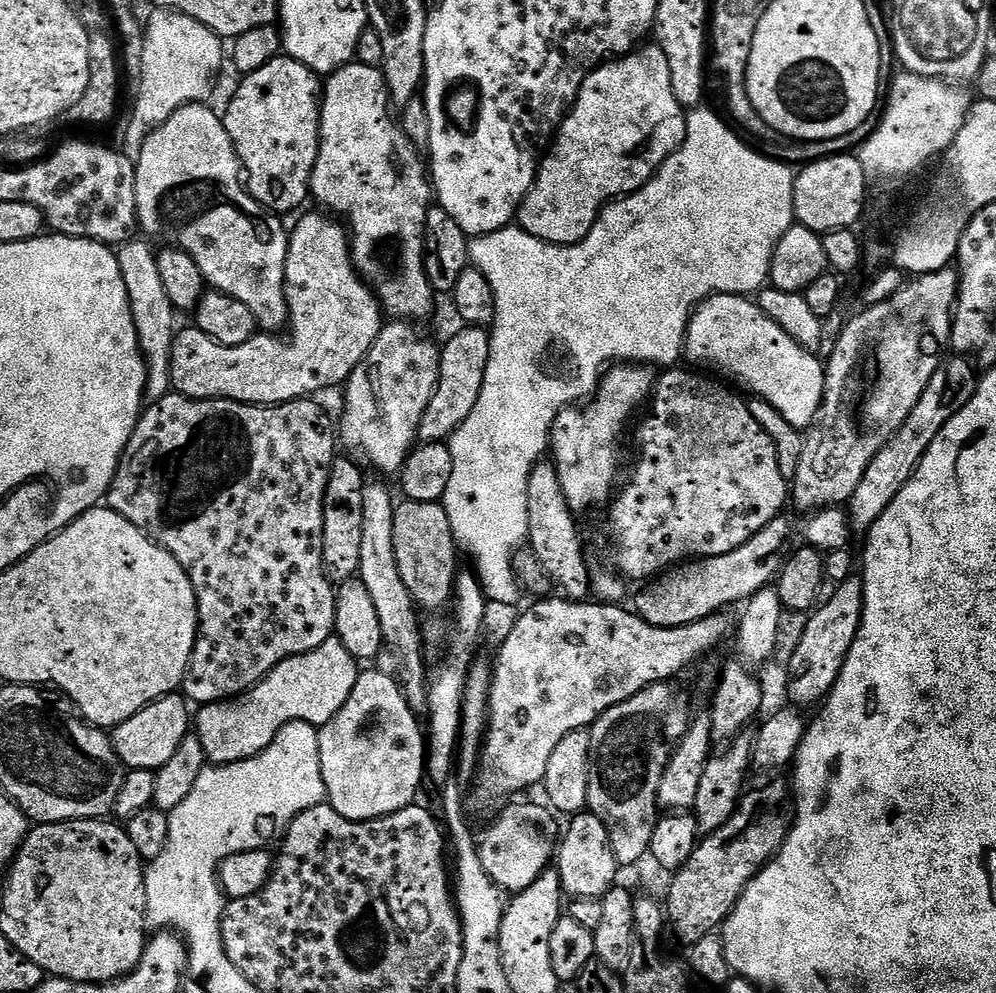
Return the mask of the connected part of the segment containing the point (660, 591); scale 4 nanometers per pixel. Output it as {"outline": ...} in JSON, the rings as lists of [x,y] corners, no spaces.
{"outline":[[[784,518],[771,520],[758,534],[730,554],[705,556],[681,562],[647,581],[630,603],[631,611],[656,628],[681,628],[695,620],[724,610],[727,604],[739,605],[775,577],[781,563],[776,557],[788,540],[788,524]]]}

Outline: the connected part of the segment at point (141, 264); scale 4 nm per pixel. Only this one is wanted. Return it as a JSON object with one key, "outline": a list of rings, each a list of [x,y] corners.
{"outline":[[[132,238],[119,245],[116,262],[128,295],[128,306],[136,331],[137,346],[140,355],[146,361],[147,376],[143,385],[143,395],[149,401],[153,401],[169,395],[172,388],[172,376],[168,373],[168,366],[174,335],[174,327],[172,328],[174,309],[166,298],[166,290],[162,290],[156,252],[150,245],[143,244],[148,242],[140,240]]]}

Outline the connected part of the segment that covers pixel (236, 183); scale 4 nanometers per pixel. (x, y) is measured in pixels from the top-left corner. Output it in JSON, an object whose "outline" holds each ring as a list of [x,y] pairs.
{"outline":[[[203,103],[188,104],[185,108],[180,108],[174,114],[170,114],[170,118],[166,118],[166,122],[162,122],[153,132],[145,137],[143,144],[140,145],[139,152],[135,153],[136,172],[134,168],[134,201],[136,203],[135,223],[138,228],[145,232],[143,235],[161,236],[164,242],[171,242],[175,247],[181,248],[187,256],[198,266],[198,270],[204,275],[205,285],[209,289],[226,294],[230,298],[234,298],[238,302],[242,302],[242,306],[246,306],[246,310],[250,310],[250,314],[256,320],[257,325],[265,333],[276,334],[285,327],[288,319],[288,304],[284,301],[284,263],[286,262],[286,254],[288,253],[288,232],[279,224],[279,219],[273,218],[267,208],[263,208],[261,204],[250,193],[246,187],[245,181],[242,179],[242,169],[239,160],[236,158],[236,152],[232,149],[232,144],[228,141],[228,136],[224,133],[224,126],[219,115],[216,116],[210,109],[204,108]]]}

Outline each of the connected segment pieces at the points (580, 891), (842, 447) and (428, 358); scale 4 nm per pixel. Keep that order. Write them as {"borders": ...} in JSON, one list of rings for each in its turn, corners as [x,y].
{"borders":[[[[577,812],[564,828],[564,837],[554,852],[554,867],[560,875],[563,895],[568,898],[594,900],[613,887],[618,865],[608,845],[606,826],[593,812]]],[[[951,267],[943,268],[937,272],[927,272],[924,276],[917,276],[909,279],[901,288],[897,288],[891,296],[886,297],[882,302],[865,307],[864,312],[860,312],[844,329],[840,332],[840,337],[836,340],[836,345],[832,348],[832,357],[824,368],[824,399],[820,405],[820,410],[816,414],[814,423],[803,433],[804,445],[800,448],[800,457],[796,460],[796,473],[790,476],[790,500],[800,508],[807,510],[819,510],[821,508],[831,508],[833,506],[842,506],[847,503],[851,492],[856,486],[863,470],[870,464],[871,459],[879,452],[884,443],[901,427],[907,416],[911,413],[919,396],[923,394],[924,387],[930,382],[930,378],[938,367],[936,355],[940,352],[940,343],[943,342],[954,328],[954,305],[958,295],[958,276]]],[[[388,323],[381,327],[366,358],[343,389],[345,408],[340,432],[366,463],[373,464],[380,472],[396,474],[417,439],[420,419],[438,382],[440,358],[412,329],[415,327],[411,323]]]]}

